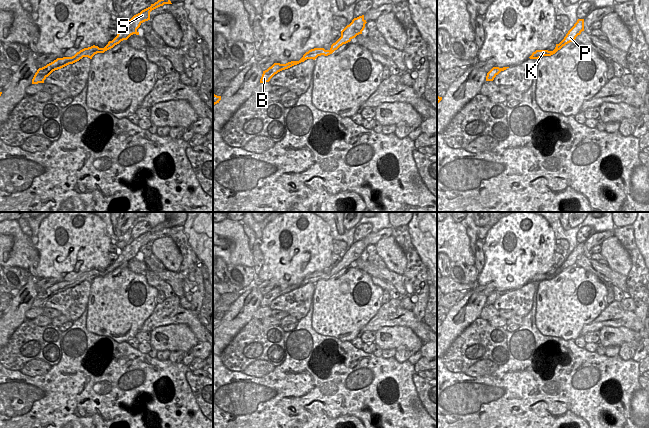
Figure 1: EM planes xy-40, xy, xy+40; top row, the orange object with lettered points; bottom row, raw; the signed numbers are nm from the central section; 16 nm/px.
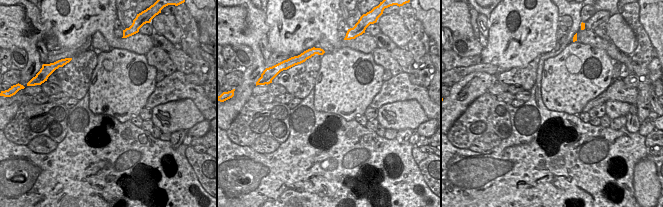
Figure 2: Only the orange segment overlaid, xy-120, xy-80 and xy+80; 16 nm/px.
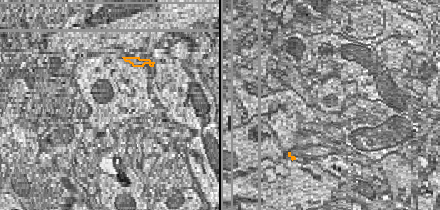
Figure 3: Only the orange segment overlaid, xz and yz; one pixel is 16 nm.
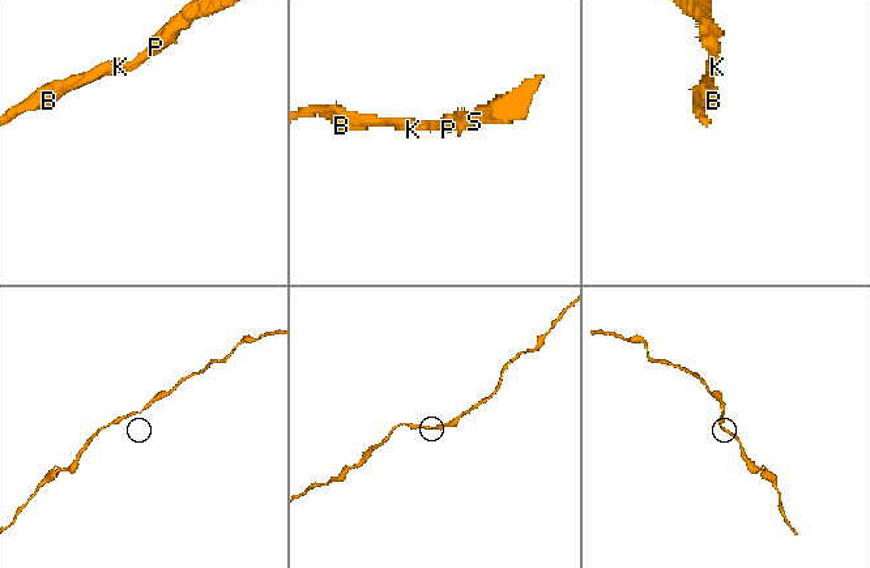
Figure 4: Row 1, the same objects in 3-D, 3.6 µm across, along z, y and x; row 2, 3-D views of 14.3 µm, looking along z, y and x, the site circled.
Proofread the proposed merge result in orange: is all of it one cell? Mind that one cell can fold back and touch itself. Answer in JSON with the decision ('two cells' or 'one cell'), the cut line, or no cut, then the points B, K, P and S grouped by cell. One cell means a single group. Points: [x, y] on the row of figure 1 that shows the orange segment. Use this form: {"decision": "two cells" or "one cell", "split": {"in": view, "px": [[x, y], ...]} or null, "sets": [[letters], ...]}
{"decision": "one cell", "split": null, "sets": [["B", "K", "P", "S"]]}

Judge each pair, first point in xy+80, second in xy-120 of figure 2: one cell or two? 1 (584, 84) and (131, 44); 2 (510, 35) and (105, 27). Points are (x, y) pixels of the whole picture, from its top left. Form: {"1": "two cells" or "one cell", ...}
{"1": "two cells", "2": "one cell"}

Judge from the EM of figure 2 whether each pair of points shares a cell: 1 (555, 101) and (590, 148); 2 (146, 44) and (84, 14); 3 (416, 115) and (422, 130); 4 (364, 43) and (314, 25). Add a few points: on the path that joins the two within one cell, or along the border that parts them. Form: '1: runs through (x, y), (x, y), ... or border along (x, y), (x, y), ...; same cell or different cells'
1: border along (542, 101), (550, 110), (564, 111), (576, 115); different cells
2: runs through (130, 43), (117, 43), (100, 23); same cell
3: border along (429, 119), (422, 122), (415, 129); different cells
4: runs through (352, 43), (338, 43), (326, 31); same cell

